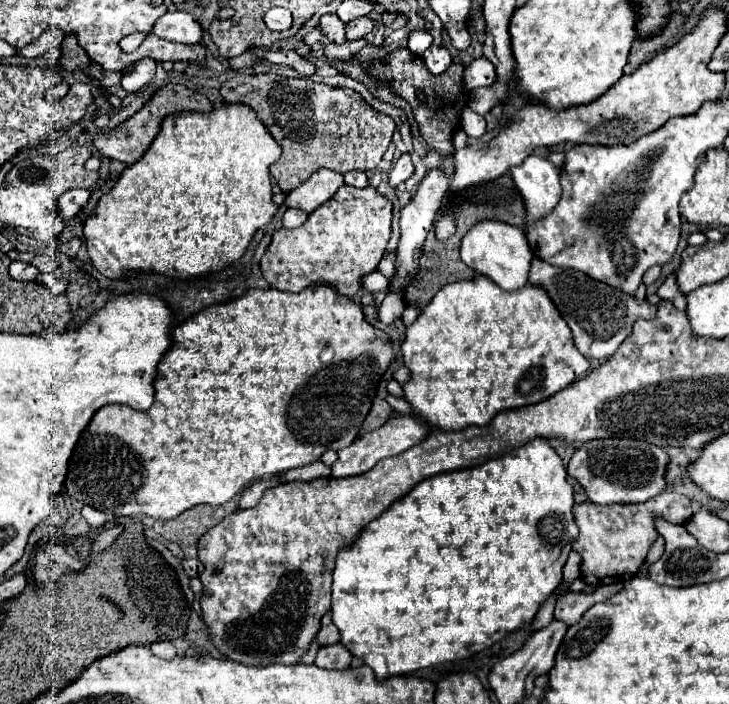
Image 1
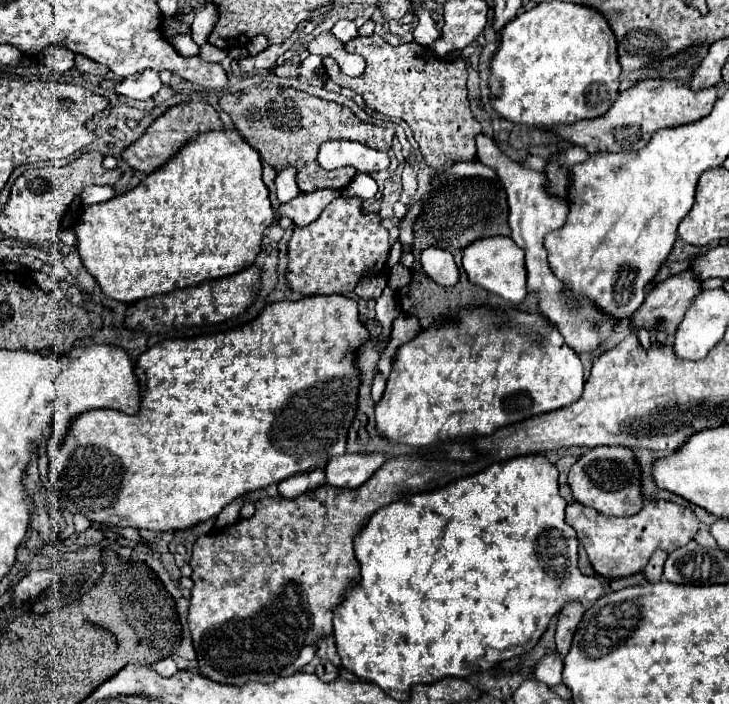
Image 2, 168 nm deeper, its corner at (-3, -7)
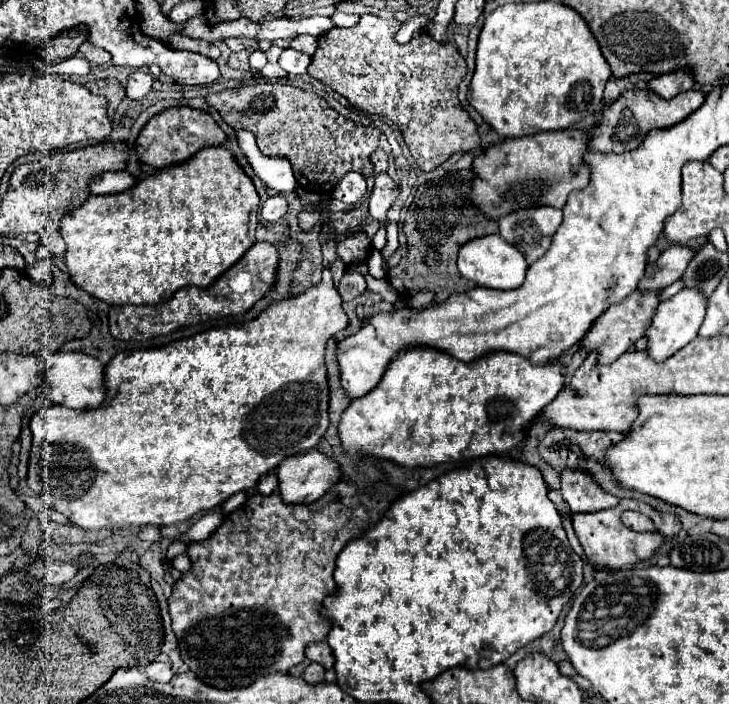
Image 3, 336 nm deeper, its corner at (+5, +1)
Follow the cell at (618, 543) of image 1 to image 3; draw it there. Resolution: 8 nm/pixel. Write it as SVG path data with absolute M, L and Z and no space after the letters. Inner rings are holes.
M622 499L616 507L604 509L604 511L596 511L596 513L576 513L576 515L572 515L572 525L574 525L574 531L576 531L578 539L580 539L580 545L584 547L586 557L590 559L590 563L596 569L600 569L600 567L624 569L628 565L636 565L636 563L648 559L648 557L652 557L654 551L662 545L664 537L674 537L682 529L682 523L680 523L678 515L662 513L662 511L654 509L652 505L648 505L644 501L636 501L636 499ZM628 509L630 511L640 511L646 517L650 517L660 533L656 533L656 535L652 535L652 533L636 533L636 531L628 529L620 521L620 515L624 511L628 511Z

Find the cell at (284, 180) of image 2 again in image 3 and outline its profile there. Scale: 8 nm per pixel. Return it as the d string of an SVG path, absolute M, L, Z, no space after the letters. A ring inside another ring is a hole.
M236 131L236 137L238 137L240 147L246 153L252 169L256 171L256 175L264 181L264 185L268 189L274 189L278 193L296 189L296 179L292 175L292 165L288 159L284 159L284 157L274 159L274 157L266 157L264 153L260 153L254 135L248 131Z

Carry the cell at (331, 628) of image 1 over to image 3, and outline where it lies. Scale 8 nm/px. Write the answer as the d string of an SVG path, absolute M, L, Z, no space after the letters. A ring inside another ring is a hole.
M326 641L308 645L308 647L306 647L306 657L308 657L310 661L320 663L320 665L326 667L326 669L330 669L330 667L334 665L334 655L332 655L332 649L330 649L330 645L328 645Z

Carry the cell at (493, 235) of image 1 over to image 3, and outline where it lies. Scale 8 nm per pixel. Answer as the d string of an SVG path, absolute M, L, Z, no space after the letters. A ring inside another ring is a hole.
M486 235L486 237L478 237L474 241L468 241L460 247L458 269L466 279L474 281L480 287L508 291L508 289L518 289L524 283L528 265L524 261L522 253L518 253L518 249L514 249L514 245L510 245L508 241L502 241L500 235Z

